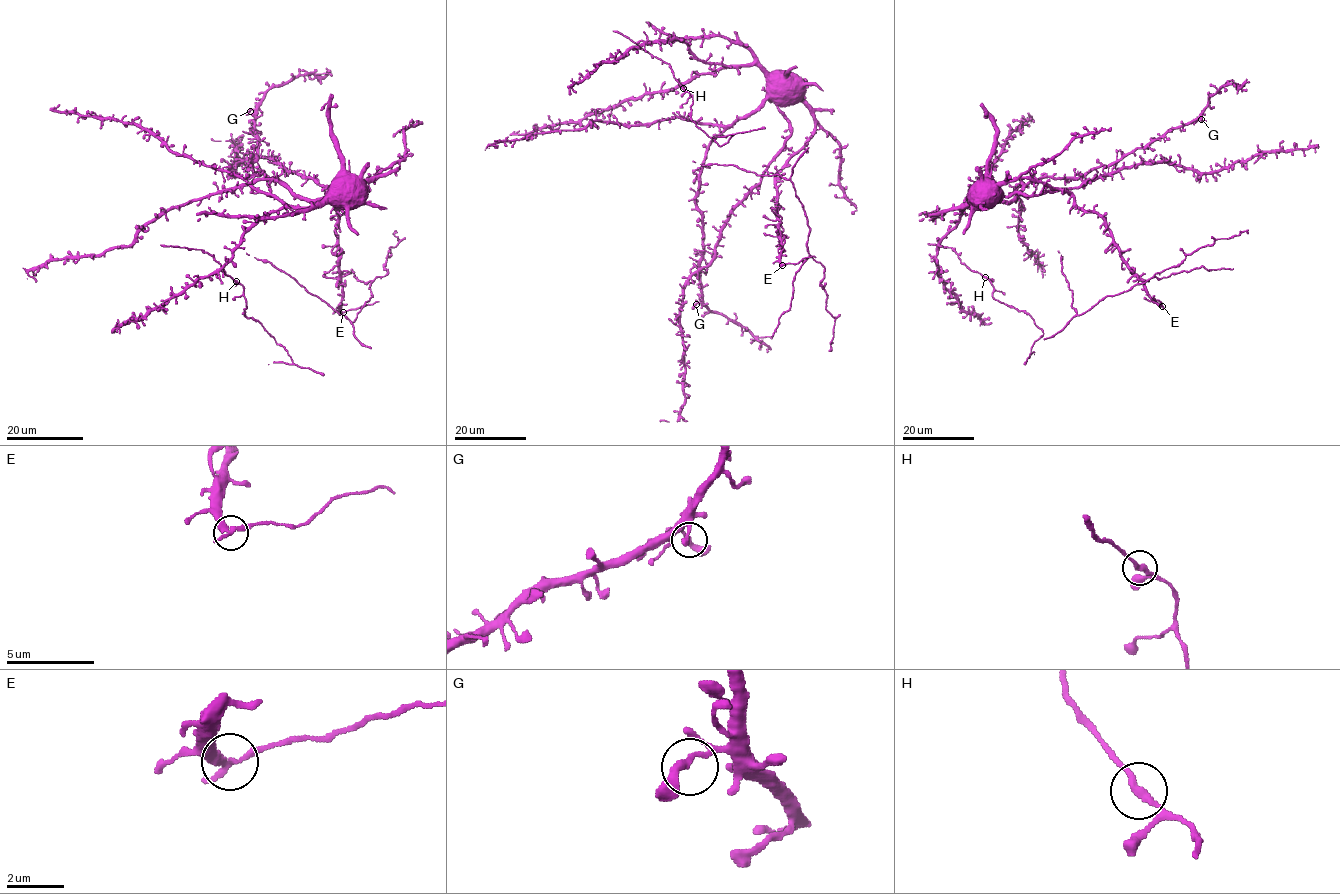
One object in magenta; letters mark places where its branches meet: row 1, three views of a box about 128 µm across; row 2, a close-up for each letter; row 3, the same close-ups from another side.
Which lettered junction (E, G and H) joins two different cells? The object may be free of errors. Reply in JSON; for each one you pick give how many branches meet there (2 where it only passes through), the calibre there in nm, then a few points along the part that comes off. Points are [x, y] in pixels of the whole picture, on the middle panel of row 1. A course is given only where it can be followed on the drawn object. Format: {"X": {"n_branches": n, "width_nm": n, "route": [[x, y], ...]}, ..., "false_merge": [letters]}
{"E": {"n_branches": 2, "width_nm": 320, "route": [[782, 265], [796, 264], [803, 258], [815, 257]]}, "false_merge": ["E"]}

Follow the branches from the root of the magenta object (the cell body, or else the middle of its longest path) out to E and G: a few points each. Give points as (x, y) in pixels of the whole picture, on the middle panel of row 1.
E: (777, 93), (778, 110), (790, 131), (784, 146), (793, 152), (776, 175), (782, 265)
G: (777, 93), (756, 111), (729, 124), (707, 152), (695, 196), (703, 245), (701, 301), (696, 304)

